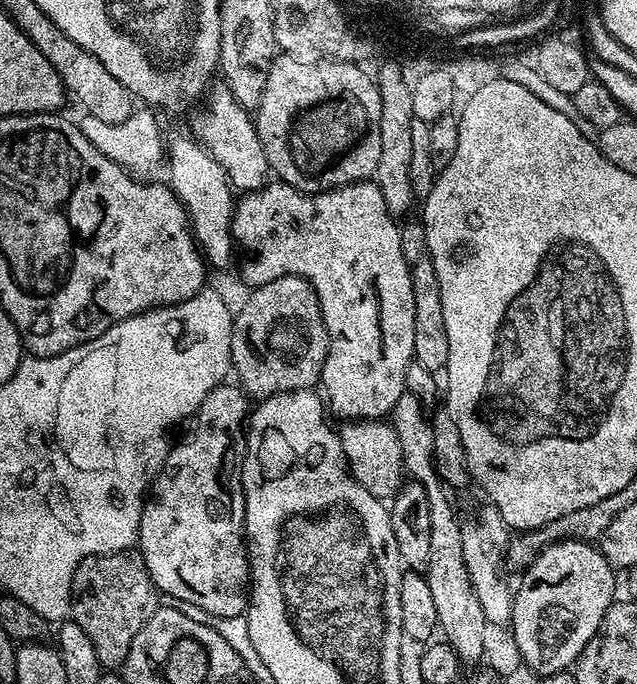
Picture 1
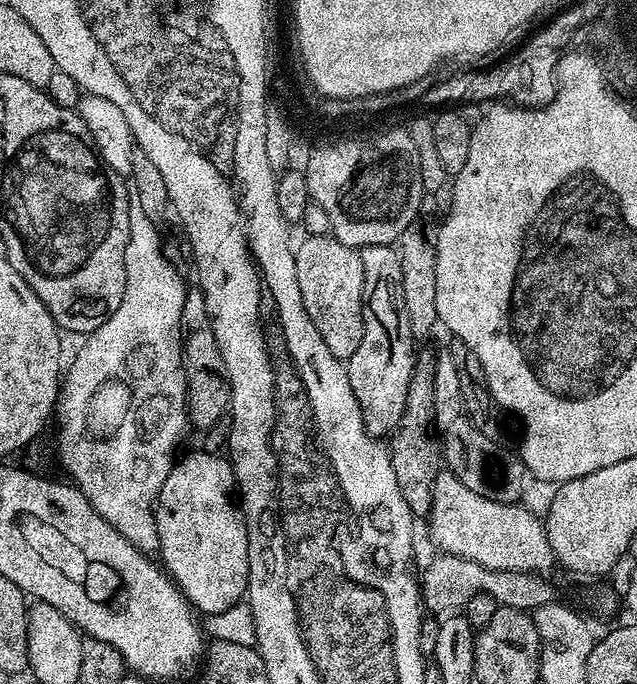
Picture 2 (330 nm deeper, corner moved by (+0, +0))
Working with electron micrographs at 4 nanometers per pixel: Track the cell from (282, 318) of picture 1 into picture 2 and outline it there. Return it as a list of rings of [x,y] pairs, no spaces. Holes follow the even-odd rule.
[[[329,234],[327,236],[309,236],[306,235],[304,248],[300,250],[299,269],[300,283],[302,291],[302,302],[306,306],[306,314],[310,314],[310,322],[314,322],[314,326],[318,330],[318,334],[322,334],[325,339],[326,346],[330,350],[330,354],[334,354],[334,358],[347,361],[354,354],[354,350],[358,350],[358,342],[362,342],[362,334],[364,333],[364,271],[362,270],[362,258],[359,251],[350,246],[346,246],[342,242],[338,242],[336,237]]]

